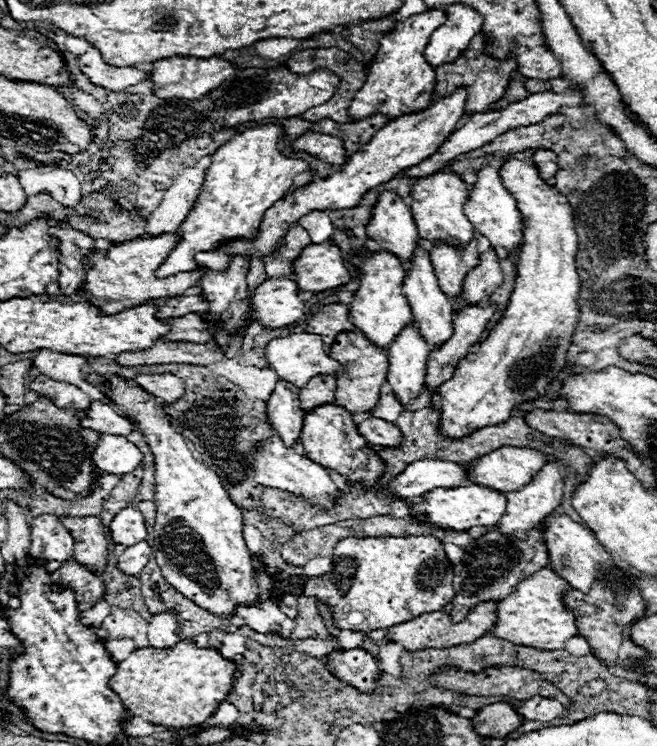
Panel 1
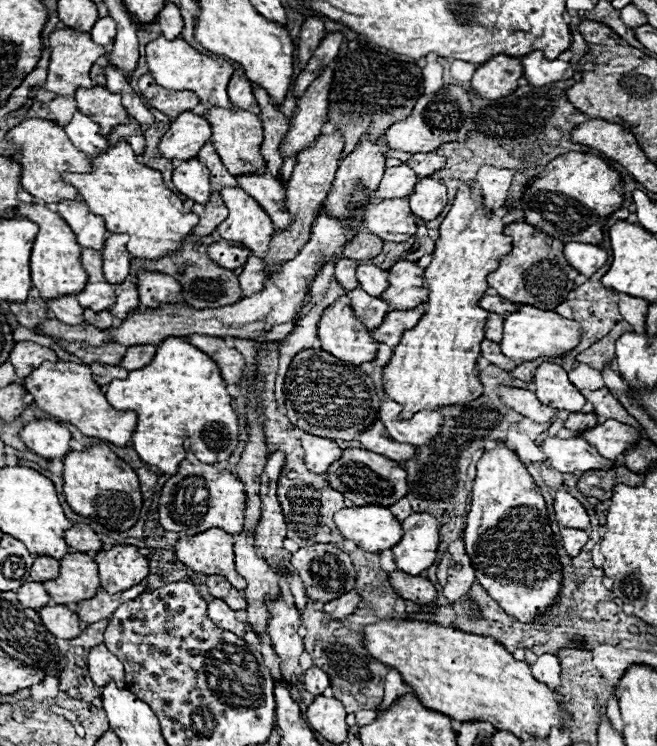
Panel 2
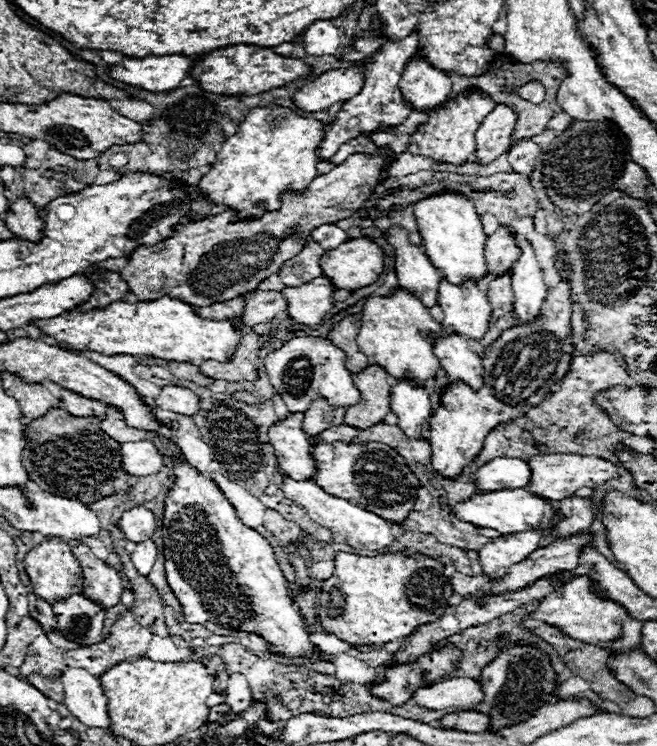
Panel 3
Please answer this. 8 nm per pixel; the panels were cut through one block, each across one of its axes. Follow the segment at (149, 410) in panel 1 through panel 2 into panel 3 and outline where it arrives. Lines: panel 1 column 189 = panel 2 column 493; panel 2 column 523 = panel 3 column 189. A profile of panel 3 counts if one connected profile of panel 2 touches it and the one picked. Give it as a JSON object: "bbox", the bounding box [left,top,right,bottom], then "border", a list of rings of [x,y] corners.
{"bbox":[162,458,318,660],"border":[[[174,458],[172,462],[174,462],[172,470],[176,480],[164,500],[162,556],[164,556],[168,586],[180,602],[186,622],[202,624],[220,636],[234,636],[236,632],[246,630],[268,640],[276,648],[276,652],[284,656],[308,656],[312,660],[318,660],[316,646],[308,640],[304,618],[298,614],[298,610],[294,610],[294,604],[288,596],[286,580],[274,558],[272,546],[266,542],[262,534],[240,522],[234,506],[212,480],[194,470],[184,458]]]}

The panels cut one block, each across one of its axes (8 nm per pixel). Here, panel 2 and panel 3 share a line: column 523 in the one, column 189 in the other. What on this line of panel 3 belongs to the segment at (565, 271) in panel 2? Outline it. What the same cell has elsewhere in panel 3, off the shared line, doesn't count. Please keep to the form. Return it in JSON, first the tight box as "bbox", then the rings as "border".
{"bbox":[120,148,396,306],"border":[[[380,148],[378,154],[352,154],[346,162],[334,166],[328,174],[320,174],[306,186],[304,190],[284,194],[282,196],[282,208],[268,212],[260,218],[248,220],[248,222],[230,222],[232,212],[226,210],[218,216],[198,220],[198,222],[186,222],[174,226],[174,232],[170,238],[154,244],[154,246],[138,246],[128,254],[128,264],[120,270],[122,280],[128,284],[130,294],[136,296],[140,302],[152,302],[162,296],[178,298],[182,302],[188,302],[192,306],[208,306],[208,302],[220,302],[224,298],[236,298],[244,296],[246,292],[252,292],[262,280],[266,280],[272,274],[278,274],[282,262],[294,258],[300,250],[304,240],[310,238],[310,232],[316,226],[322,226],[324,222],[338,222],[342,218],[350,218],[360,206],[374,194],[376,186],[382,180],[382,172],[388,166],[388,158],[396,158],[396,154],[390,148]]]}

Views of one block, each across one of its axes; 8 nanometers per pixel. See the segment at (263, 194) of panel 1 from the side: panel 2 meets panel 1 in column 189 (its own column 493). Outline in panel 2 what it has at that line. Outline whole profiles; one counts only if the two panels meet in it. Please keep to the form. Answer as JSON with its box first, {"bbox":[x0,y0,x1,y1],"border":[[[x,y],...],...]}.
{"bbox":[384,186,512,418],"border":[[[460,186],[456,200],[440,224],[440,238],[436,240],[436,250],[432,254],[432,264],[424,272],[424,288],[428,290],[428,300],[424,302],[424,316],[420,322],[402,334],[400,344],[394,348],[390,362],[384,366],[384,392],[402,406],[402,418],[412,418],[420,410],[434,410],[448,404],[466,404],[476,400],[482,394],[482,384],[476,376],[476,358],[480,356],[480,342],[484,340],[484,322],[488,312],[482,310],[476,302],[484,296],[488,282],[486,276],[496,270],[500,258],[512,248],[512,240],[502,234],[502,218],[508,214],[506,206],[494,214],[486,212],[482,198],[474,200],[470,186]]]}

